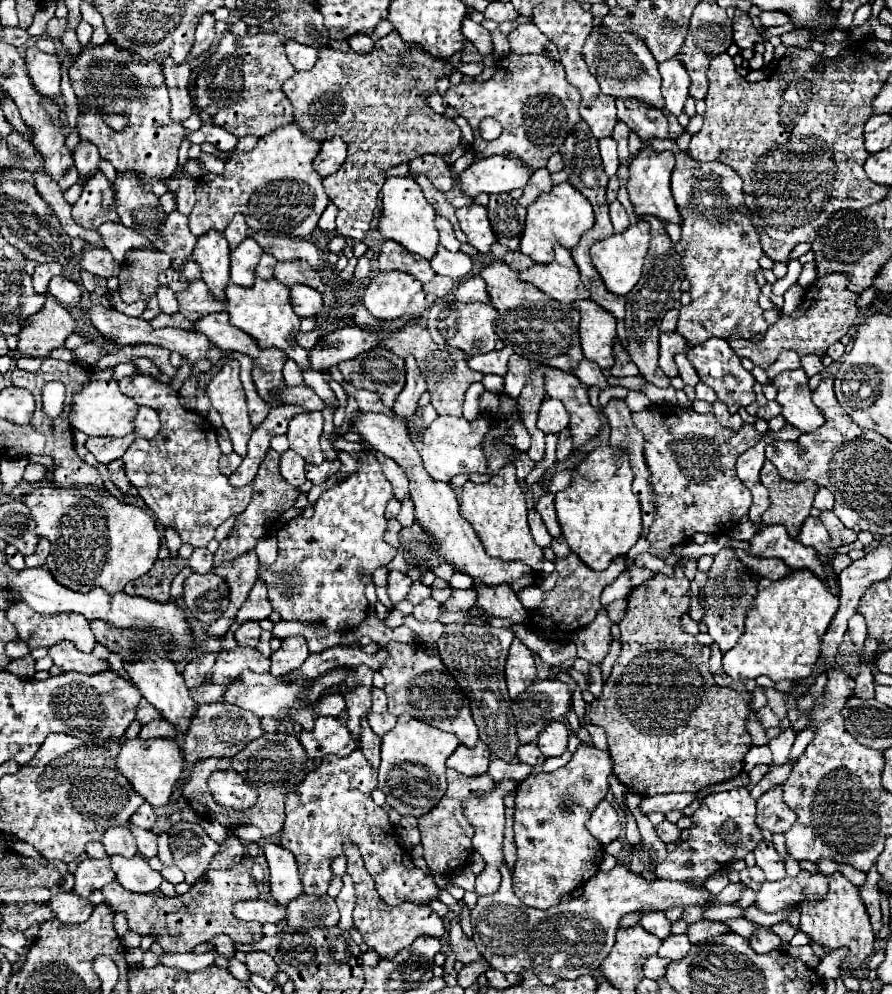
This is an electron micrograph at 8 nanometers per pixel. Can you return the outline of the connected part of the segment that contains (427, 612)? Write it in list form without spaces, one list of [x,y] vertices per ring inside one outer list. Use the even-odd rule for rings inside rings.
[[[429,598],[429,600],[425,600],[425,602],[415,606],[413,616],[419,622],[437,622],[437,618],[439,618],[439,604],[433,598]]]

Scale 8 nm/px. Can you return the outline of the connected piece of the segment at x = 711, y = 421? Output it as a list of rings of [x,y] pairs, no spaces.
[[[653,406],[633,414],[633,422],[645,436],[643,454],[655,490],[657,518],[647,534],[653,550],[673,550],[689,542],[695,532],[727,534],[739,524],[751,508],[751,492],[737,480],[735,460],[763,438],[753,424],[729,430],[717,422],[713,412],[699,414],[683,406]]]

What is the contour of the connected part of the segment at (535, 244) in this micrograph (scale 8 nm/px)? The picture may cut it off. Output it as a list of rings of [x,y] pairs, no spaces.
[[[569,182],[557,184],[551,188],[551,192],[543,192],[529,208],[527,208],[527,222],[521,236],[521,252],[531,256],[535,262],[552,262],[554,260],[553,244],[559,242],[565,248],[573,248],[583,232],[587,232],[593,226],[593,208],[591,202]]]

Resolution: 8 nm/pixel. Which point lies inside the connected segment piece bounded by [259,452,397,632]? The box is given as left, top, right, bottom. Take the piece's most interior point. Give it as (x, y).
(324, 563)

